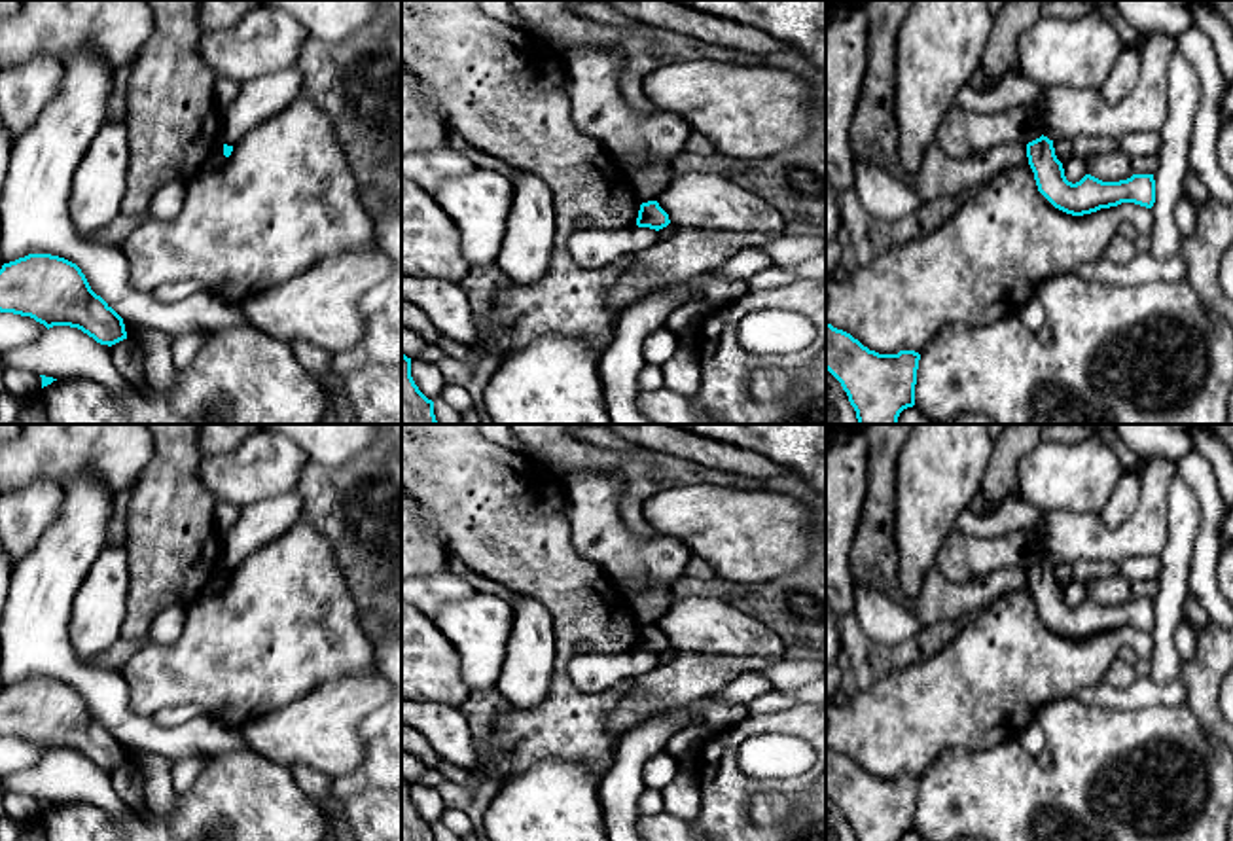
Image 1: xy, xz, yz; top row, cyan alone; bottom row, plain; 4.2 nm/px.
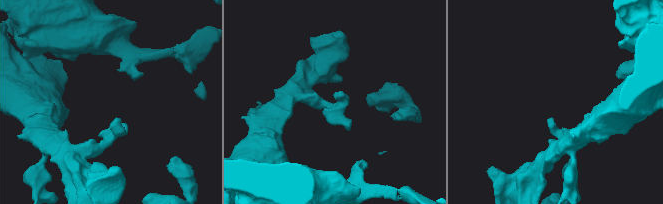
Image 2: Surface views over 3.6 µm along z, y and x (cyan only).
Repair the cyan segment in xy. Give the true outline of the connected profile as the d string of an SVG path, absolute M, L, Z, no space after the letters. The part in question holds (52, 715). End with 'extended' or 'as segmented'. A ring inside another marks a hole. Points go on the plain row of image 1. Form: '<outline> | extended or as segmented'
M28 678L2 689L0 737L30 741L47 754L78 752L108 771L127 763L123 743L91 714L81 693L51 678Z | as segmented

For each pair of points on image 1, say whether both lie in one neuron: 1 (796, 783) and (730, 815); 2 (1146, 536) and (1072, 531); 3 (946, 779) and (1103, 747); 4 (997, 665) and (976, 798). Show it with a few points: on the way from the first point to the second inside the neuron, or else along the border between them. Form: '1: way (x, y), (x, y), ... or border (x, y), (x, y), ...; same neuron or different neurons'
1: way (779, 787), (752, 787), (741, 798); same neuron
2: way (1127, 540), (1120, 544), (1091, 542); same neuron
3: way (985, 781), (1063, 781); same neuron
4: border (1018, 737), (982, 751), (947, 749), (940, 756); different neurons

